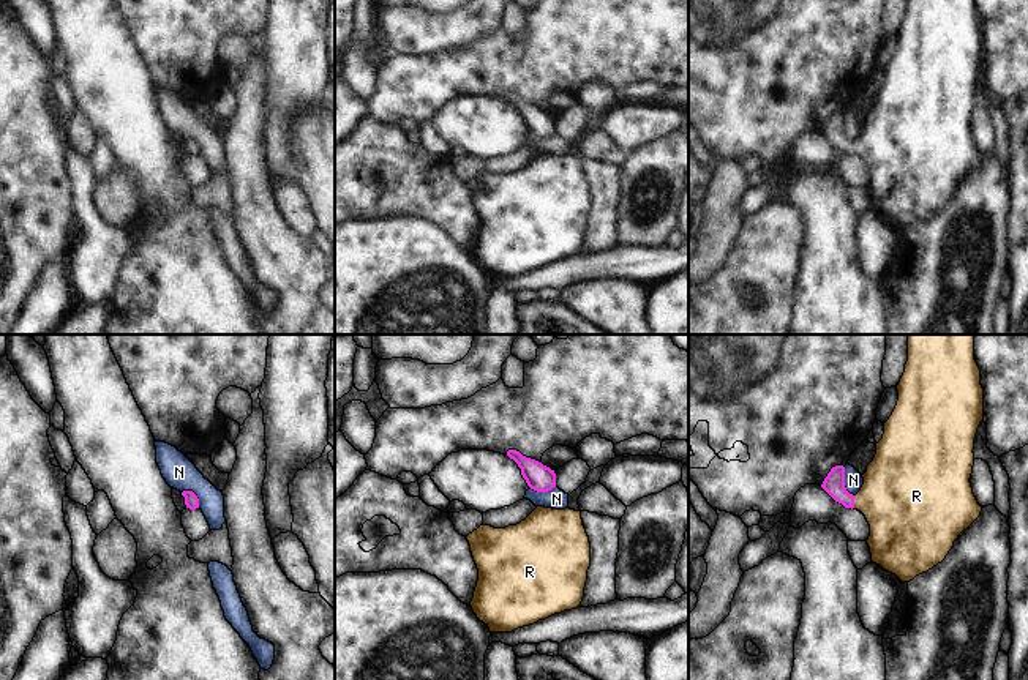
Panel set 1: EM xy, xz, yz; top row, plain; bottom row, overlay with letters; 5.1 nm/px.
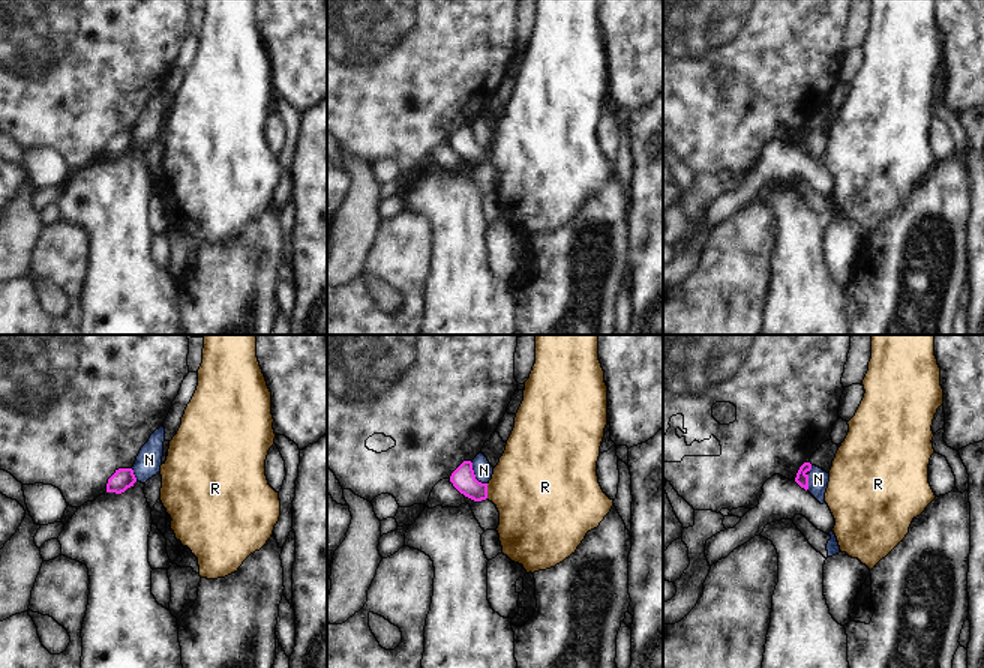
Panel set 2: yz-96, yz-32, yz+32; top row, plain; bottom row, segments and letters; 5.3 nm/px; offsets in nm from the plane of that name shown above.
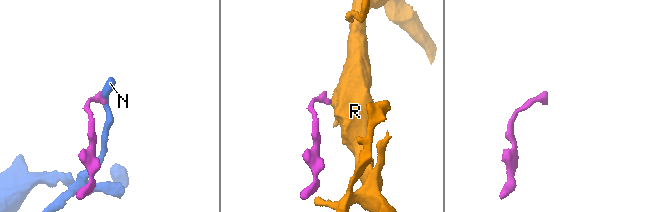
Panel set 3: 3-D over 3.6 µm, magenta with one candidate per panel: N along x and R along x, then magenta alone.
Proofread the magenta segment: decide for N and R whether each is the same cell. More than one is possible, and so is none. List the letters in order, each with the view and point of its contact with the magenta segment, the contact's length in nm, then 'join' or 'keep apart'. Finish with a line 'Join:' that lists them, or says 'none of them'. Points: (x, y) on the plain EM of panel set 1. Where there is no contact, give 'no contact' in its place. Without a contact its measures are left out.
N: yz (844, 130) | 160 nm | keep apart
R: yz (853, 149) | 70 nm | join
Join: R

